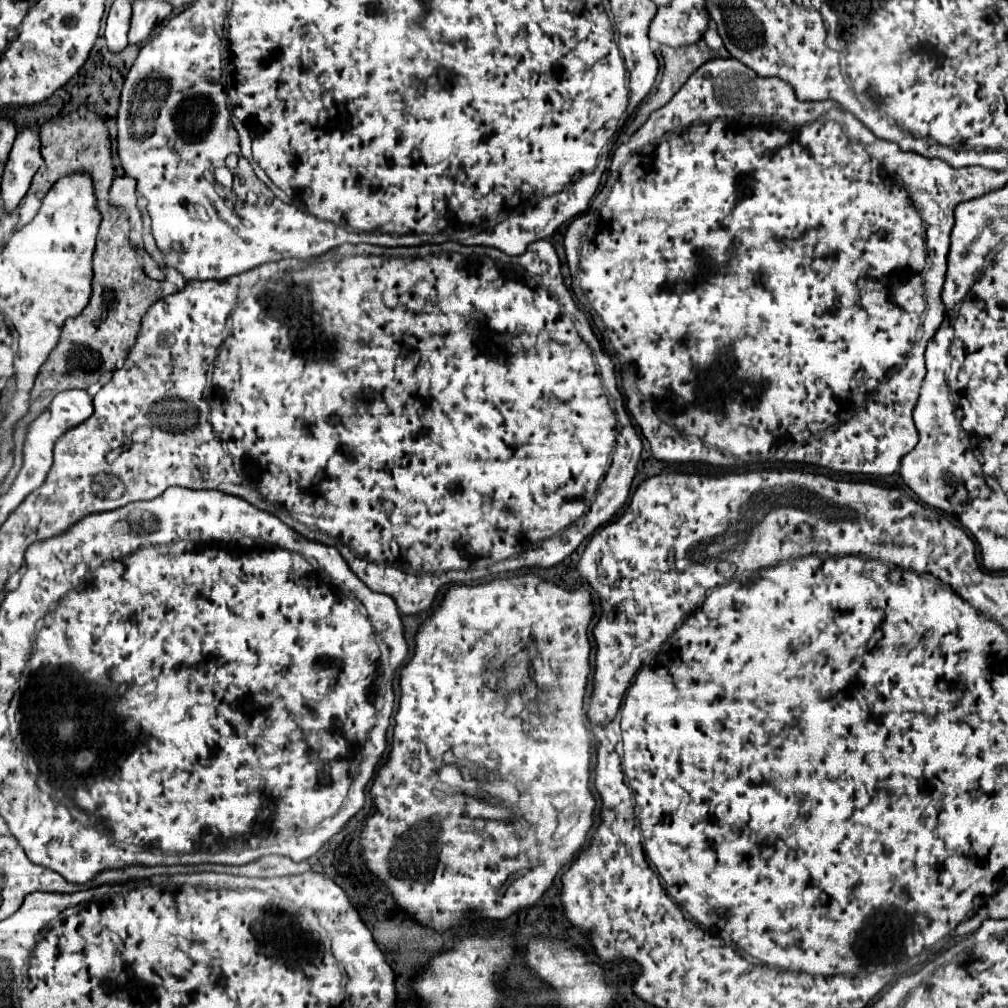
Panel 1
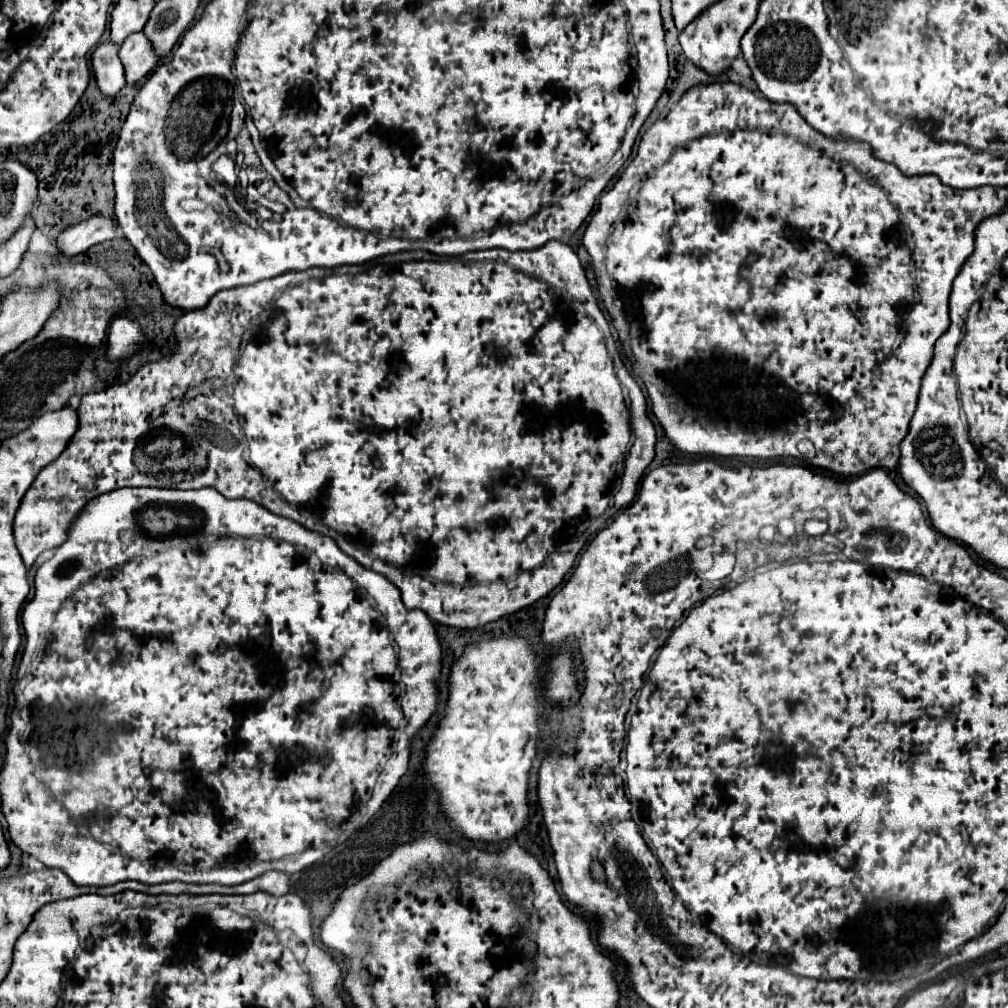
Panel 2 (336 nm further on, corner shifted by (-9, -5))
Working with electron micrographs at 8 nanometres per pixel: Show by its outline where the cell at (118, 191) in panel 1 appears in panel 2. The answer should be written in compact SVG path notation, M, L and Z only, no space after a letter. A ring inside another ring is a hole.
M94 215L66 231L62 231L56 237L56 249L62 257L76 257L80 253L84 253L88 247L114 239L114 237L122 237L122 233L116 229L116 225L102 215Z

